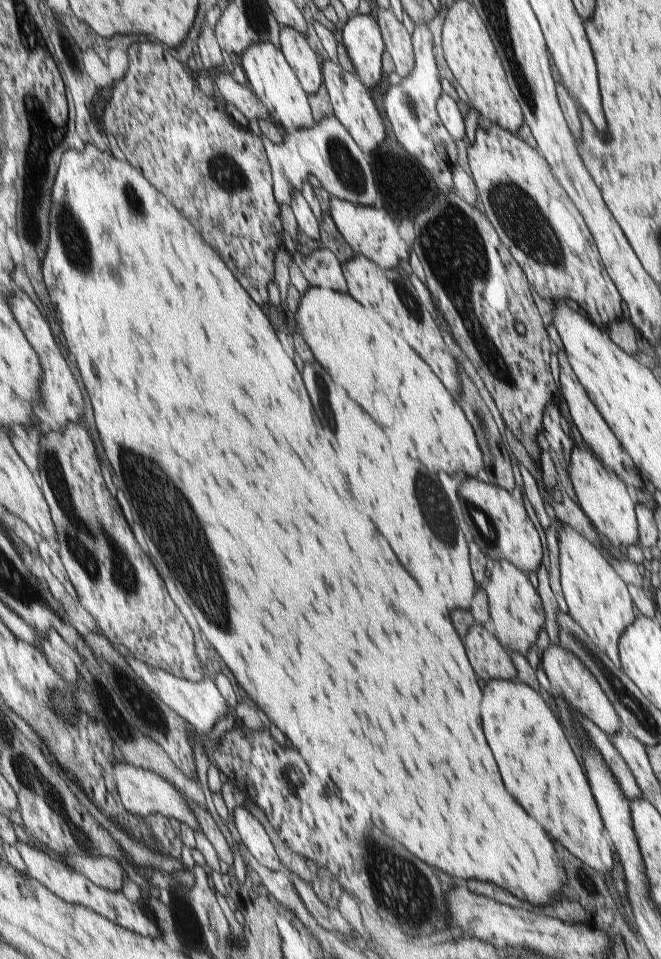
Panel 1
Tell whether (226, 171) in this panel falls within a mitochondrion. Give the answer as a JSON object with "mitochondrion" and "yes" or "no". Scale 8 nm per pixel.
{"mitochondrion":"yes"}

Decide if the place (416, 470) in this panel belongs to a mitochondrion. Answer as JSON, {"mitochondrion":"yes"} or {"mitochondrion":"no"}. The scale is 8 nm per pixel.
{"mitochondrion":"yes"}

